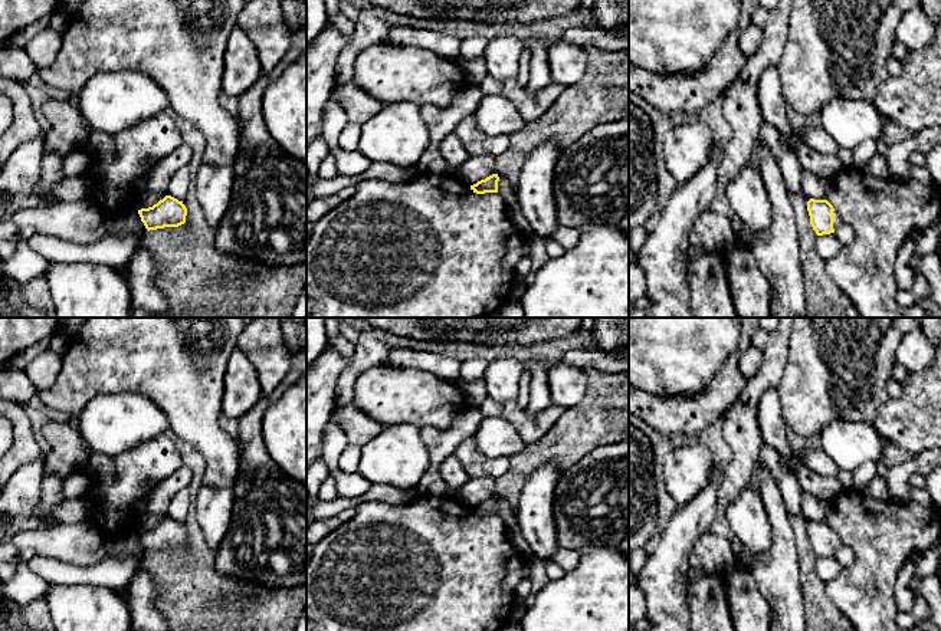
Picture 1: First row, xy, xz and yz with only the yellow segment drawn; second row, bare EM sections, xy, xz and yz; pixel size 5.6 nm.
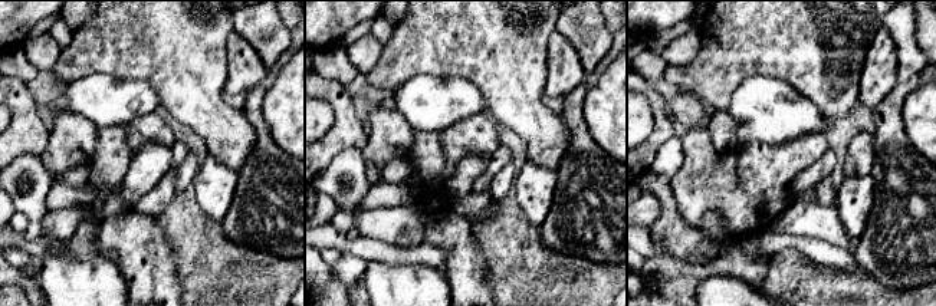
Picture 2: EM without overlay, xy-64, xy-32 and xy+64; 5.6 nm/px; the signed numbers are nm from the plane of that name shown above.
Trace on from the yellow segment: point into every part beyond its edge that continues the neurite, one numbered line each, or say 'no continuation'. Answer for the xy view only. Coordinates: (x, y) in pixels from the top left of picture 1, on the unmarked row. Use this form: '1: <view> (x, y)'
no continuation

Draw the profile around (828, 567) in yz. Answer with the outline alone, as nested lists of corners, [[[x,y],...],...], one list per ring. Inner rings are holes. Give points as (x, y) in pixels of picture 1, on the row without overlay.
[[[835,555],[817,558],[816,571],[822,581],[830,581],[843,566]]]

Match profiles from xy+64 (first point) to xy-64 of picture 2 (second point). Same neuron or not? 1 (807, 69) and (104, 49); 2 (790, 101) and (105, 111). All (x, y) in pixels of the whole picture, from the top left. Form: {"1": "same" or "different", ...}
{"1": "same", "2": "same"}

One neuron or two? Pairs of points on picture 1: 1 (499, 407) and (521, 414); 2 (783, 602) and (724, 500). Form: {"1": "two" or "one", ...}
{"1": "one", "2": "two"}

